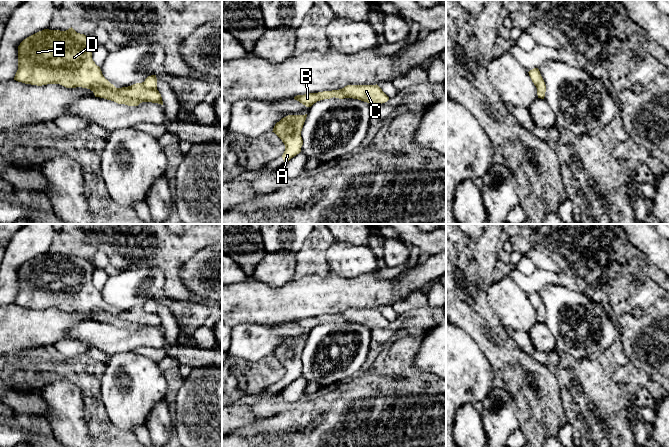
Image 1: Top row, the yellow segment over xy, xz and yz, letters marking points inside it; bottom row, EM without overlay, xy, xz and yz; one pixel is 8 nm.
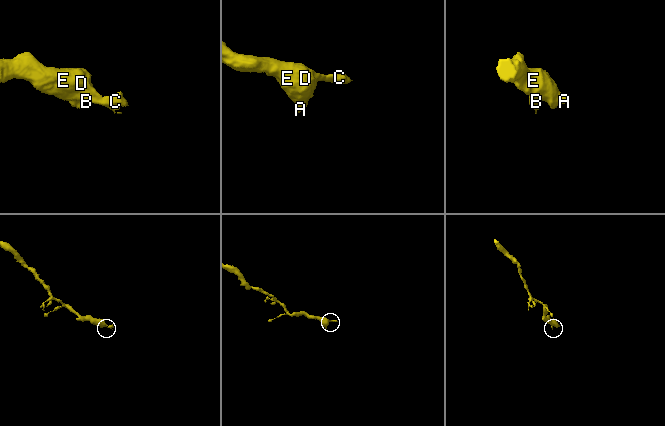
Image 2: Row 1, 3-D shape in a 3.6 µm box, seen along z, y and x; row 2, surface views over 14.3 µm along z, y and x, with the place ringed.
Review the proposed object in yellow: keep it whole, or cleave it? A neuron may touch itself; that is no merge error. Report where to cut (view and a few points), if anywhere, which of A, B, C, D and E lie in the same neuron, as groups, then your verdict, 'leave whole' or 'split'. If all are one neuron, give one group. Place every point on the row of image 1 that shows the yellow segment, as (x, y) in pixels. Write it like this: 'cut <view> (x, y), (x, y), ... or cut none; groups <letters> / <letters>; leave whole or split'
cut none; groups A B C D E; leave whole

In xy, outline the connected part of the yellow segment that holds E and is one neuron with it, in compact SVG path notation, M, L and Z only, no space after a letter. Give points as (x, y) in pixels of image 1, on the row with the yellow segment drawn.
M72 27L66 31L44 29L26 39L18 46L18 70L14 80L31 85L60 84L66 88L82 87L90 89L95 97L114 101L118 104L138 106L142 102L163 105L157 90L156 75L148 76L144 82L128 87L116 88L102 74L92 59L93 43Z

